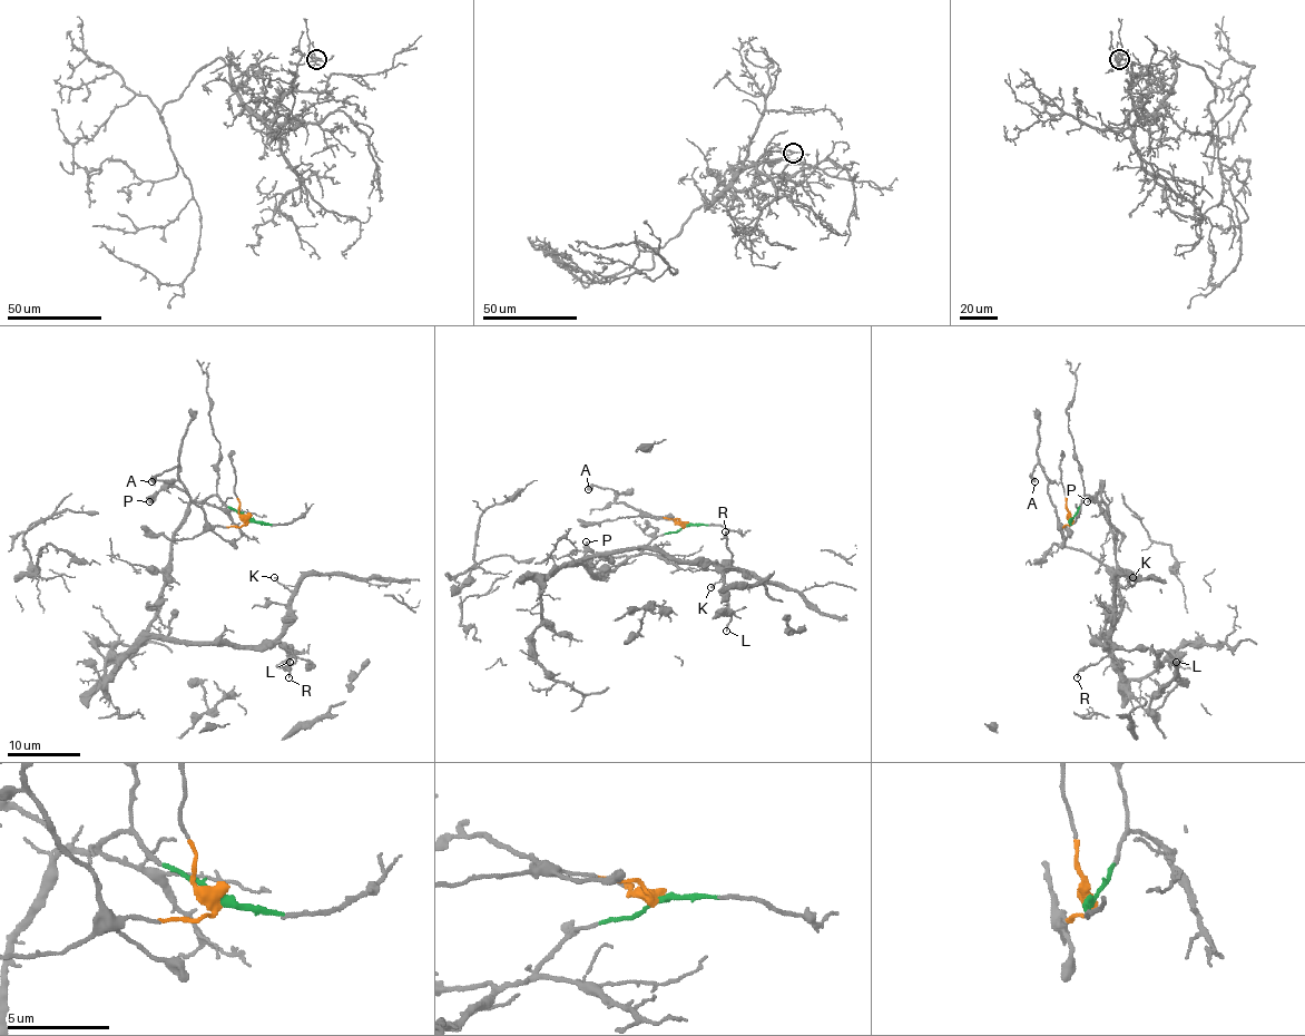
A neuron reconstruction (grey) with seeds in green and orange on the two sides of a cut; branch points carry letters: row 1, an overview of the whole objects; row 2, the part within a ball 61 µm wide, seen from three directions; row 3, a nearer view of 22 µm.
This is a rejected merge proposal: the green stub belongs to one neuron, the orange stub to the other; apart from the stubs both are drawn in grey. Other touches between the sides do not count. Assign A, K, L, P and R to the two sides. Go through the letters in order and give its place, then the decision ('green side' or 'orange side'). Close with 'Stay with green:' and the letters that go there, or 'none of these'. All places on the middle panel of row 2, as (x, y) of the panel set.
A: (588, 489) | orange side
K: (710, 587) | green side
L: (726, 631) | green side
P: (586, 541) | green side
R: (725, 531) | green side
Stay with green: K, L, P, R

